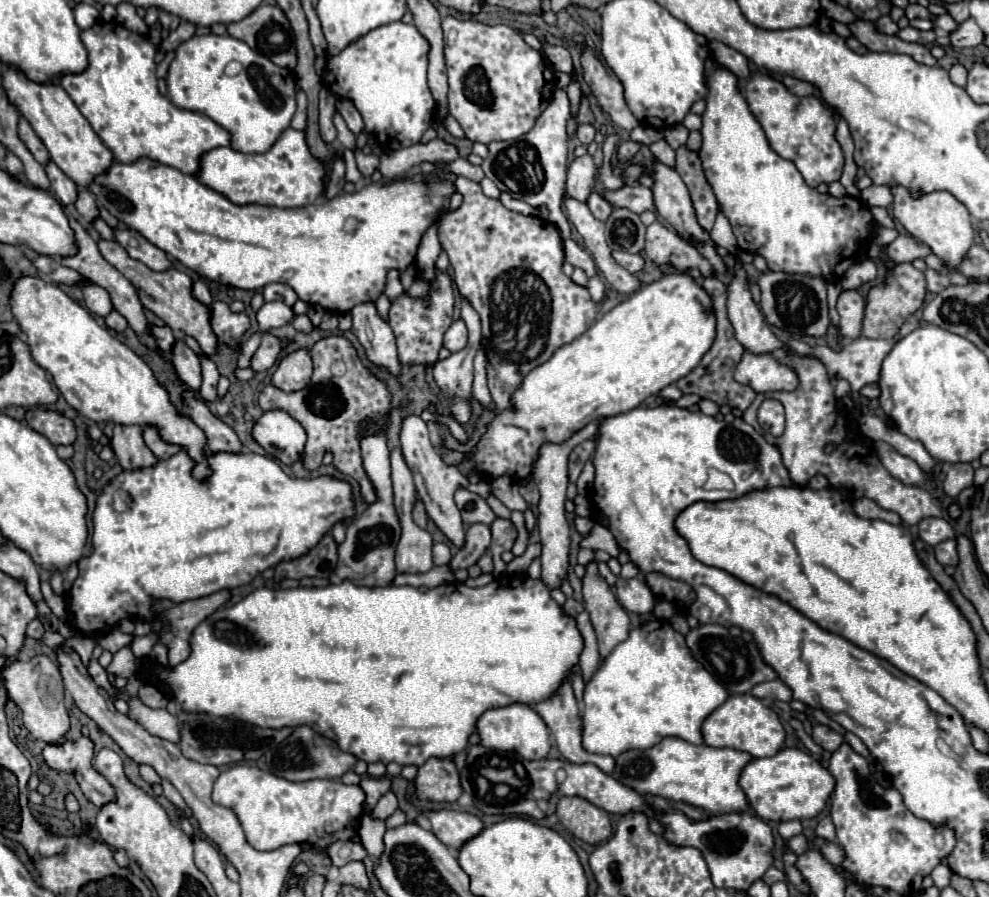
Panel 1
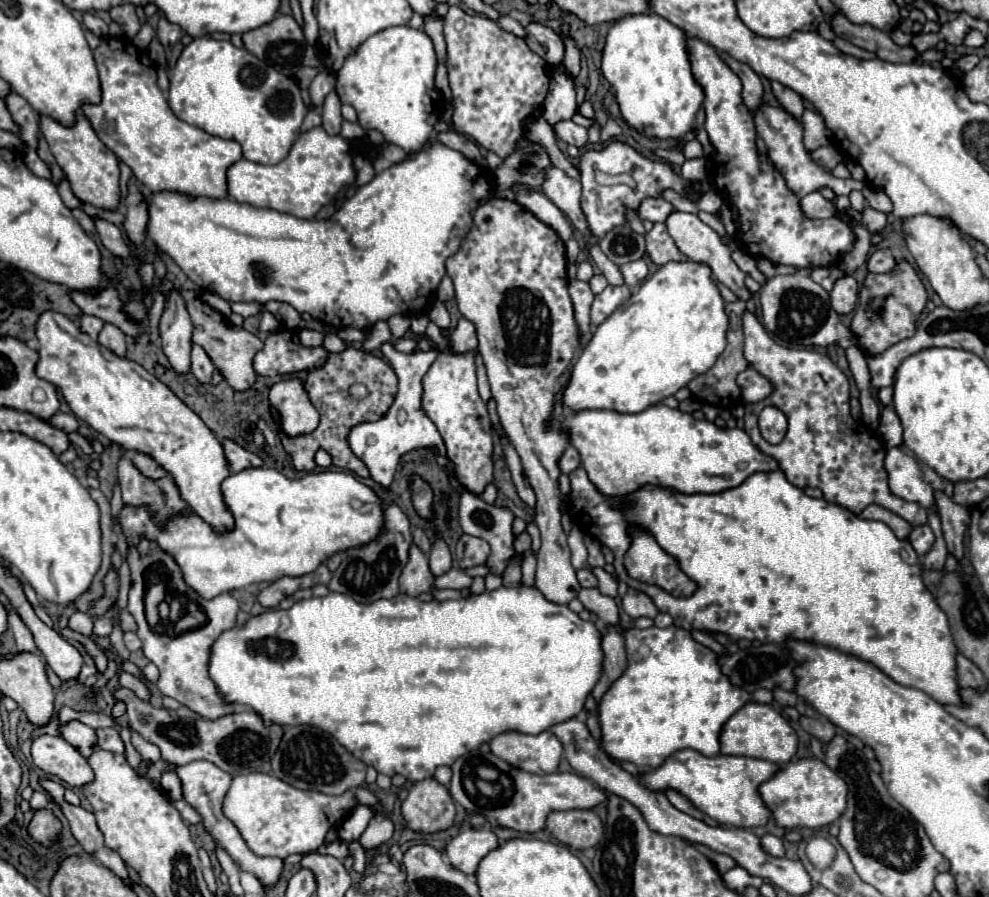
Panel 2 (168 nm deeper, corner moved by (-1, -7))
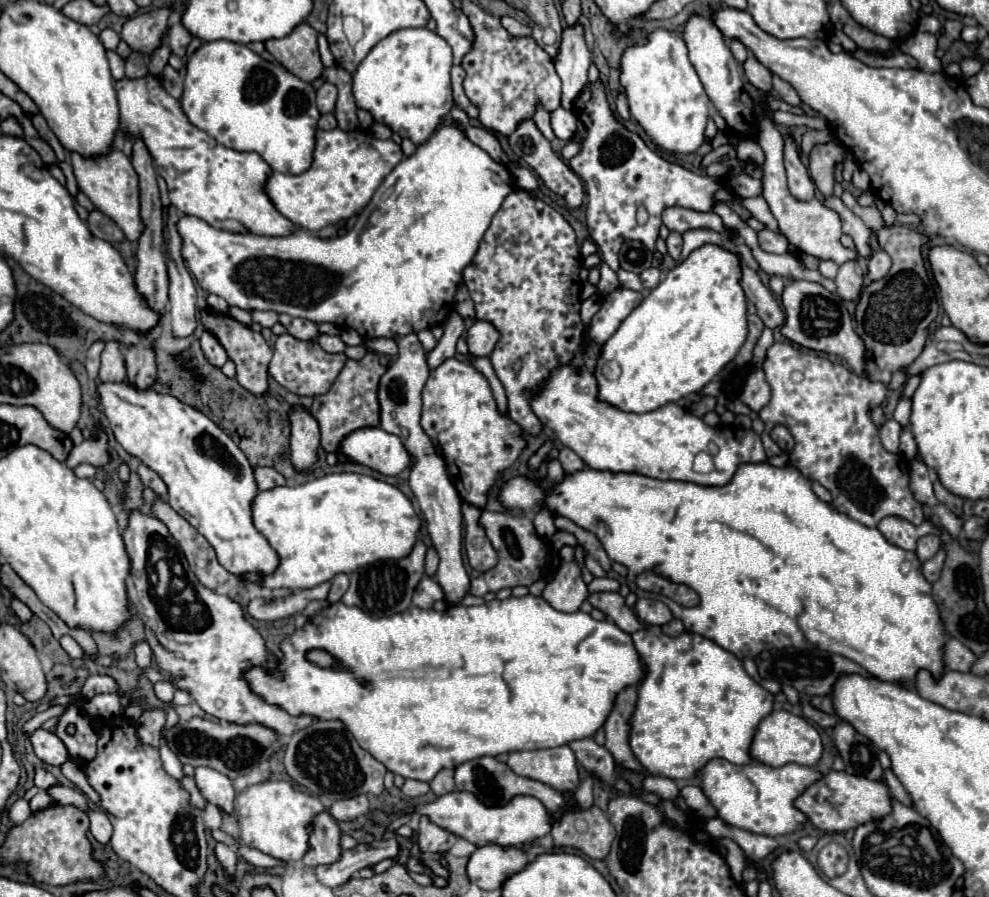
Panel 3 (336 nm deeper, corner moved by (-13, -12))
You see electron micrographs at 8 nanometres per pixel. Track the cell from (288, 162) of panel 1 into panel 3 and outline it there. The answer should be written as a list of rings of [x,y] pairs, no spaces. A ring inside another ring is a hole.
[[[341,128],[335,130],[317,130],[317,142],[315,142],[315,152],[313,152],[313,162],[311,166],[301,172],[301,174],[281,174],[281,172],[271,172],[267,182],[265,182],[265,194],[273,202],[273,206],[289,218],[295,226],[319,232],[323,226],[335,224],[339,220],[345,220],[359,212],[373,196],[377,186],[383,182],[383,178],[403,160],[401,146],[395,144],[393,140],[377,140],[377,150],[371,144],[371,136],[359,130],[359,138],[355,132],[343,132]]]

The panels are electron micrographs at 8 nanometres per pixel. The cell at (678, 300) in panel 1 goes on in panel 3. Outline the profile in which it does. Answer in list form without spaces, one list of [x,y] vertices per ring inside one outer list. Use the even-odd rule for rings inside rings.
[[[711,244],[693,250],[687,260],[677,264],[667,274],[667,278],[655,290],[651,290],[649,296],[623,320],[619,330],[605,342],[595,368],[599,388],[597,398],[623,412],[641,414],[657,410],[669,402],[677,402],[709,384],[737,356],[743,340],[747,338],[747,302],[739,286],[739,264],[741,260],[737,254]],[[609,360],[619,362],[619,366],[623,368],[621,376],[615,382],[609,382],[601,374],[601,368]]]

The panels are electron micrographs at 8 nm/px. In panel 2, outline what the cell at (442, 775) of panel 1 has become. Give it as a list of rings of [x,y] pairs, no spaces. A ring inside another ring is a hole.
[[[423,779],[415,783],[401,805],[407,827],[415,833],[445,831],[455,823],[457,807],[447,791],[435,779]]]

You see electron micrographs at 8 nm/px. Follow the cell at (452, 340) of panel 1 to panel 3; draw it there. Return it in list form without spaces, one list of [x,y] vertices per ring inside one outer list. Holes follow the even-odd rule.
[[[475,320],[475,324],[467,330],[467,346],[473,356],[489,356],[499,340],[499,332],[483,320]]]

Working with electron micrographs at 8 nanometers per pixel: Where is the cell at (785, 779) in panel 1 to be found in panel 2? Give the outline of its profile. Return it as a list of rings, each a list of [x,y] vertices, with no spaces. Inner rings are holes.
[[[797,759],[781,767],[767,783],[759,787],[765,805],[771,809],[779,827],[819,829],[839,819],[847,805],[847,783],[819,759]]]

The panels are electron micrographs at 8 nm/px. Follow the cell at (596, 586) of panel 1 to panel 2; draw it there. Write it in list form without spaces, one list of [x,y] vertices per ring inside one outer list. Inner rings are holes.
[[[607,627],[607,633],[603,637],[603,653],[605,653],[603,677],[599,679],[599,683],[593,689],[593,697],[595,697],[597,705],[599,705],[601,697],[609,691],[613,681],[617,681],[623,675],[623,671],[627,669],[625,643],[623,643],[623,635],[621,635],[619,627]]]

